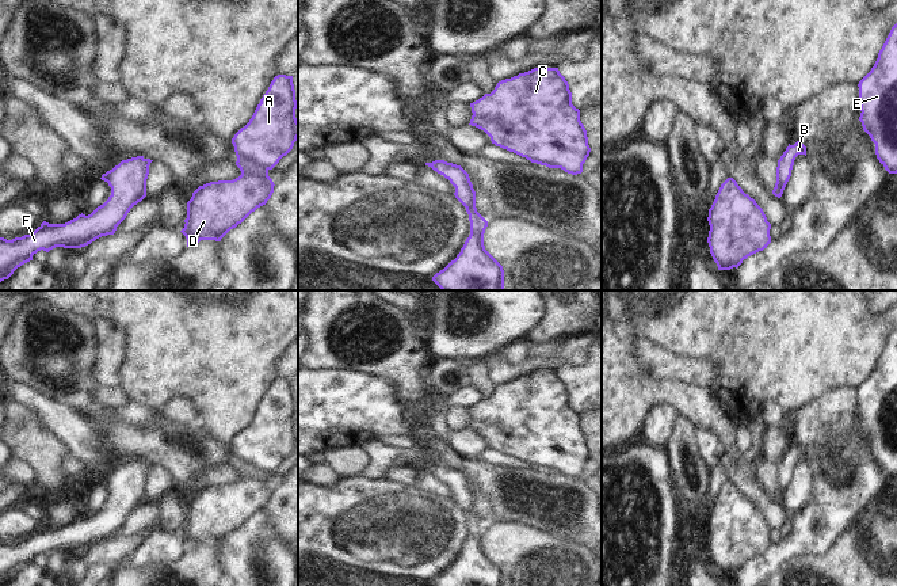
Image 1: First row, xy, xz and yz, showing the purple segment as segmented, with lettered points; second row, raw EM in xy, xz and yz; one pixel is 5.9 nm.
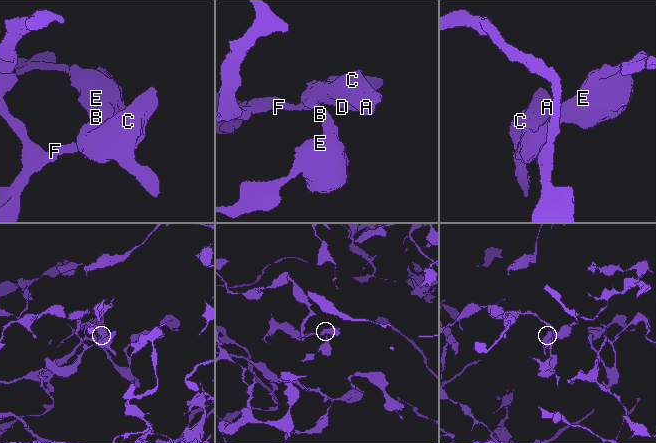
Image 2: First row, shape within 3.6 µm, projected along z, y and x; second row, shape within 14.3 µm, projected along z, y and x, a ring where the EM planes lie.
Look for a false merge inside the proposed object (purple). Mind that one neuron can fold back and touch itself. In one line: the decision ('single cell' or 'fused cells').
single cell

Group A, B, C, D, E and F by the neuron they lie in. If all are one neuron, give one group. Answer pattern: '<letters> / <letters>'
A B C D E F

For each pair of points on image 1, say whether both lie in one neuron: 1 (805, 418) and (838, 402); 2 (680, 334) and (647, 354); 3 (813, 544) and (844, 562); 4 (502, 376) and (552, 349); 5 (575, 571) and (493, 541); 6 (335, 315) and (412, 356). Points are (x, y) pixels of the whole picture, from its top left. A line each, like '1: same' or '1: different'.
1: same
2: different
3: different
4: same
5: same
6: same

